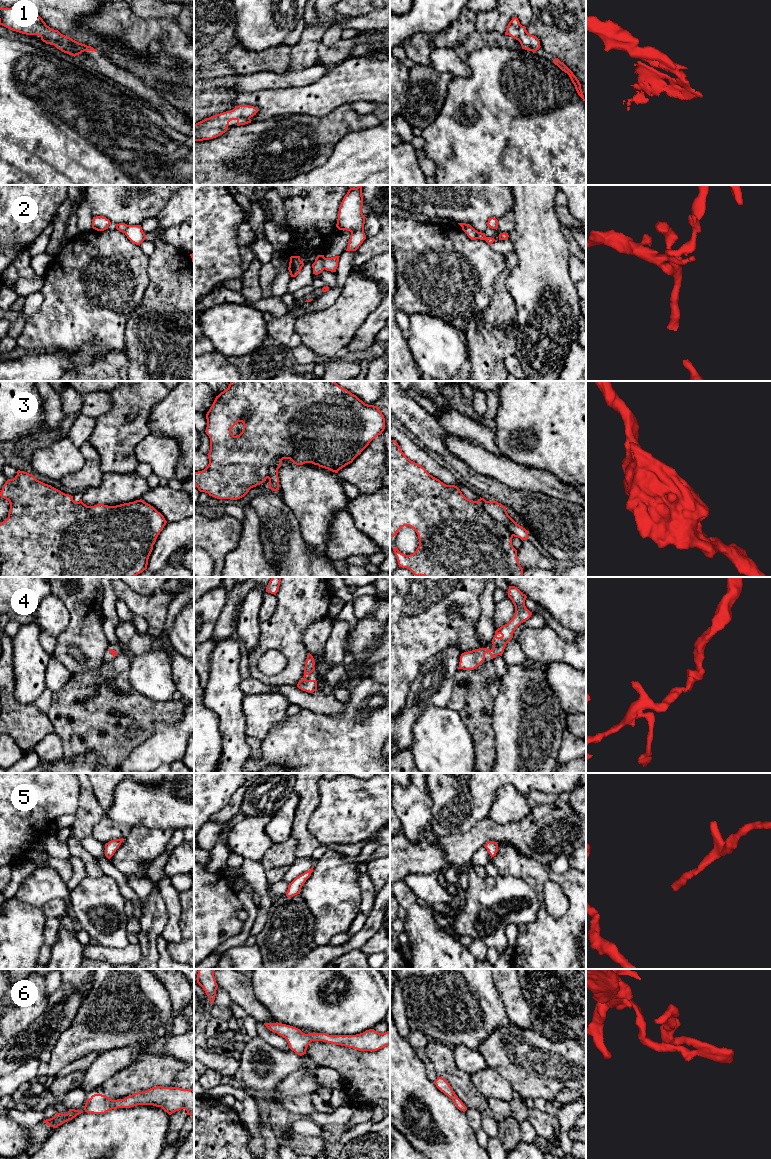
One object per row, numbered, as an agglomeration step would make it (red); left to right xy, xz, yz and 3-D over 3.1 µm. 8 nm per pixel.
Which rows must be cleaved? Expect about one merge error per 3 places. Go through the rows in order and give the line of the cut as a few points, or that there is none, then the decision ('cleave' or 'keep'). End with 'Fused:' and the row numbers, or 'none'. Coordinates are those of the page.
1: cut none; keep
2: cut xz (324, 257), (323, 268); cleave
3: cut yz (476, 501), (493, 518), (503, 522), (513, 535); cleave
4: cut none; keep
5: cut none; keep
6: cut none; keep
Fused: 2, 3

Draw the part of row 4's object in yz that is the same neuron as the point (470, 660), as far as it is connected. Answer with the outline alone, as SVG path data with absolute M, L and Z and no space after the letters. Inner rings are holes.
M509 586L507 593L515 606L513 618L495 631L492 639L492 650L479 648L462 653L458 669L474 670L484 661L487 652L491 655L492 659L497 655L502 656L505 646L513 638L516 628L531 617L532 613L525 606L527 596L515 586Z

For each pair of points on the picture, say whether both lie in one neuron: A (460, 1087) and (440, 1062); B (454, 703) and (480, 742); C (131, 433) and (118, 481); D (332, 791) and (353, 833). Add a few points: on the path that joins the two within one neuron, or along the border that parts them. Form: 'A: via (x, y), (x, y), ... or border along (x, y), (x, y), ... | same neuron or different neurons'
A: via (459, 1081), (446, 1068) | same neuron
B: via (465, 708), (479, 722), (480, 731) | same neuron
C: border along (134, 471), (130, 473), (103, 474) | different neurons
D: via (342, 801), (352, 811), (353, 823) | same neuron

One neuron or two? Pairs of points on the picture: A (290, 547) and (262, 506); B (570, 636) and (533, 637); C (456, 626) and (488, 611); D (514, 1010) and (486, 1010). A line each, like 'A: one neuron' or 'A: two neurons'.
A: one neuron
B: two neurons
C: two neurons
D: two neurons

